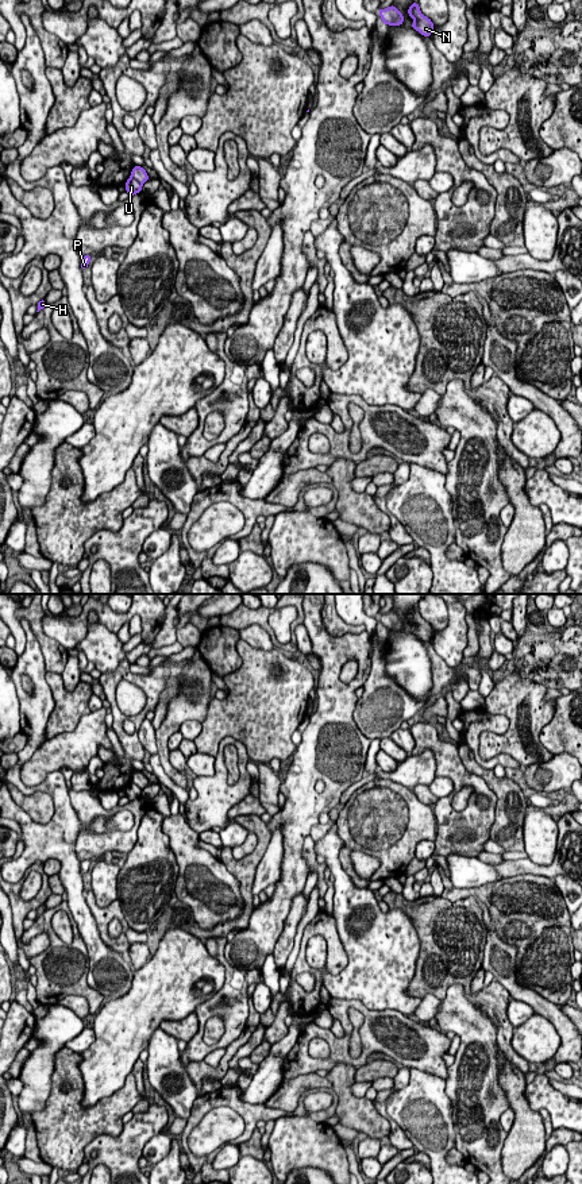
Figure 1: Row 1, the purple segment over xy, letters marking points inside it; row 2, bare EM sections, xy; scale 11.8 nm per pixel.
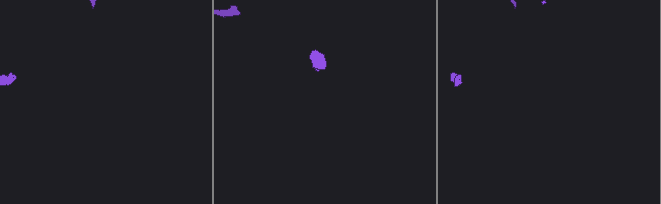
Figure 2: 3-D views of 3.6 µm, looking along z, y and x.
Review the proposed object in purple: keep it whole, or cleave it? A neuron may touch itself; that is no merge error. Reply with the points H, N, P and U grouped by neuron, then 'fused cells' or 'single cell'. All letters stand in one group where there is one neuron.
groups H P U / N; fused cells

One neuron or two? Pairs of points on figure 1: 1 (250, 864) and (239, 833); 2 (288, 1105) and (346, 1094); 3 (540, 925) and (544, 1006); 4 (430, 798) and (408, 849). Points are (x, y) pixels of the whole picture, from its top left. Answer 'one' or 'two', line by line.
1: two
2: one
3: two
4: two

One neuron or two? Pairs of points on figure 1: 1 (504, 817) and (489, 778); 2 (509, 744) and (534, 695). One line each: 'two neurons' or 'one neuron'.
1: one neuron
2: one neuron

